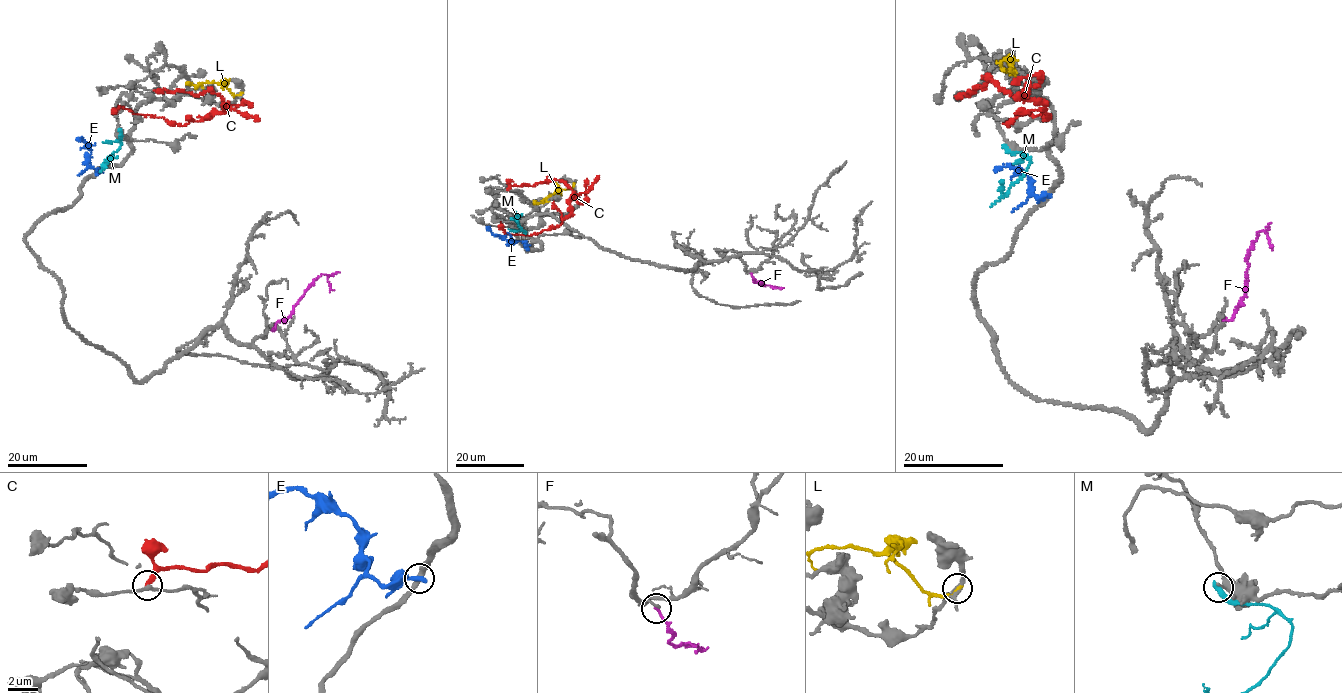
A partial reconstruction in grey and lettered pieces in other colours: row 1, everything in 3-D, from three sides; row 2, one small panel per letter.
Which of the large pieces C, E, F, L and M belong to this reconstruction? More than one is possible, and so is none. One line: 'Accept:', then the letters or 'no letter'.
Accept: F

